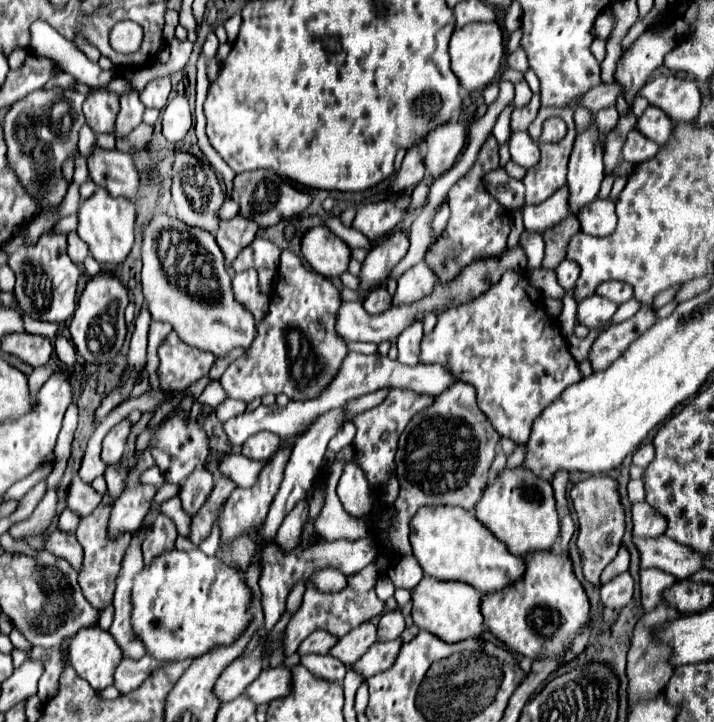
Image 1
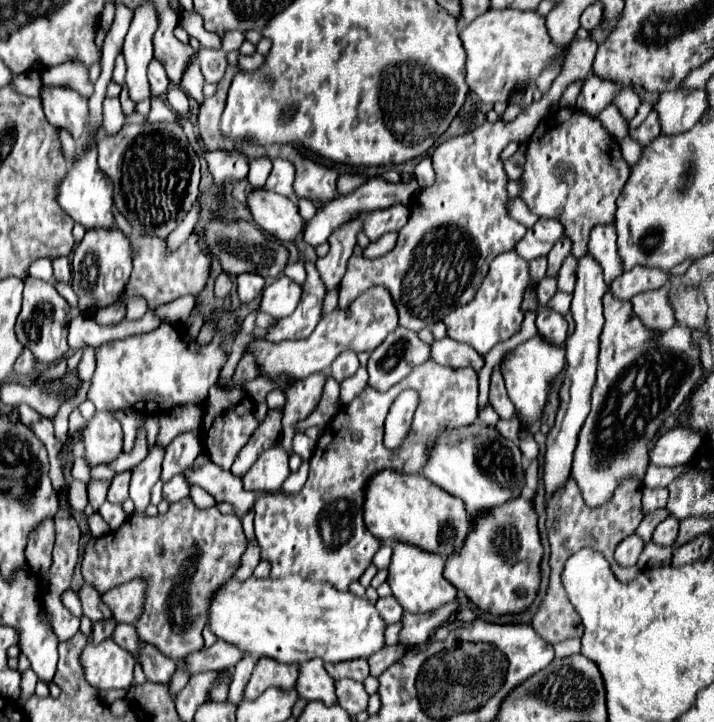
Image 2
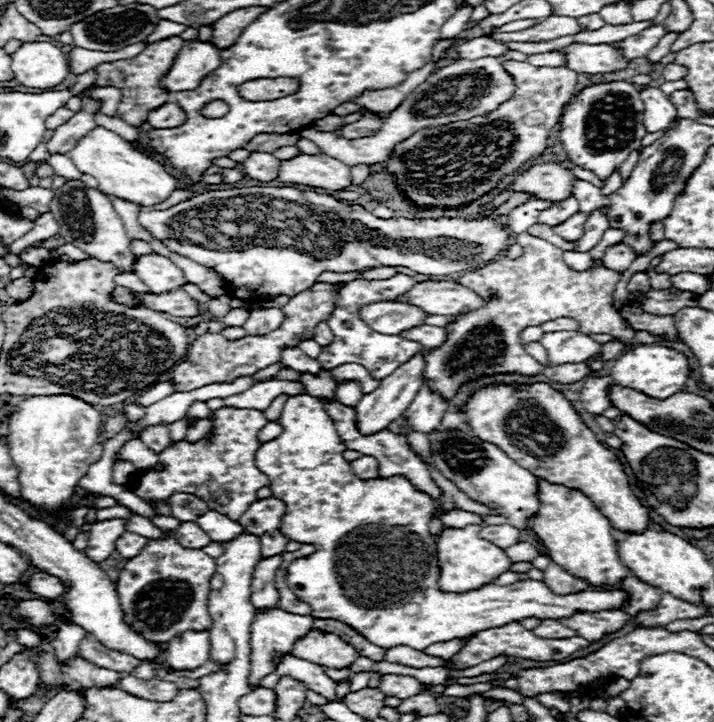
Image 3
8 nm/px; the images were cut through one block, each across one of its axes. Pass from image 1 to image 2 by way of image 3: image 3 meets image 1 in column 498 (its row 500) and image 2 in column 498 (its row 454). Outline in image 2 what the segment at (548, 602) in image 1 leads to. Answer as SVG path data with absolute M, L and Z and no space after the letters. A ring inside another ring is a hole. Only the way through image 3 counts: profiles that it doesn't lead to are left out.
M516 498L474 520L476 528L472 528L464 552L446 560L444 576L482 612L502 616L528 610L536 600L542 580L540 562L544 548L538 532L538 514L530 502Z

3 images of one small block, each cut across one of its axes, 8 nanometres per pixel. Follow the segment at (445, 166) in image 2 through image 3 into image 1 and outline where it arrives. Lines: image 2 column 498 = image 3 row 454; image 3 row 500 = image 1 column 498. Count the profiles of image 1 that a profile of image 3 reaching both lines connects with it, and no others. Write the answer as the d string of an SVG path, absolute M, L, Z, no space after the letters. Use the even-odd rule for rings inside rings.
M490 134L482 150L478 152L476 164L470 168L466 176L462 176L450 188L452 216L448 220L444 234L436 242L432 242L426 252L426 264L434 270L434 274L438 276L438 282L452 280L474 258L498 256L506 250L506 240L510 234L510 212L502 208L498 202L494 202L494 198L482 186L482 176L488 170L492 170L492 166L498 168L498 144L496 144L496 138ZM494 208L496 208L496 218L494 218ZM494 222L496 222L496 228L494 228Z

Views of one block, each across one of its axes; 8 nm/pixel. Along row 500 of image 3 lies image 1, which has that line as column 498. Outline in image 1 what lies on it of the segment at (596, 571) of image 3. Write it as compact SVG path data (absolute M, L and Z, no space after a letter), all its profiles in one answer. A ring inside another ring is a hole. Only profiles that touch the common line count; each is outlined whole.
M432 506L420 508L410 524L410 542L414 558L424 574L436 580L466 582L482 594L498 592L518 580L524 574L522 558L516 558L508 548L484 526L476 516L460 506Z

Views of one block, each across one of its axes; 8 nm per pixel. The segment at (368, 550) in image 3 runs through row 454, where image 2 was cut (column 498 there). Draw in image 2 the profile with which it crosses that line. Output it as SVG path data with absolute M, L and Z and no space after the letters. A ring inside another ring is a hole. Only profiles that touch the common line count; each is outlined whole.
M506 252L494 258L492 268L488 276L484 278L482 286L476 292L476 300L472 304L466 304L464 308L456 308L456 312L450 312L444 316L446 324L446 334L456 340L472 346L480 356L488 354L498 342L504 342L512 338L524 320L522 312L522 300L524 300L524 290L530 284L530 266L524 258L520 258L516 252Z

